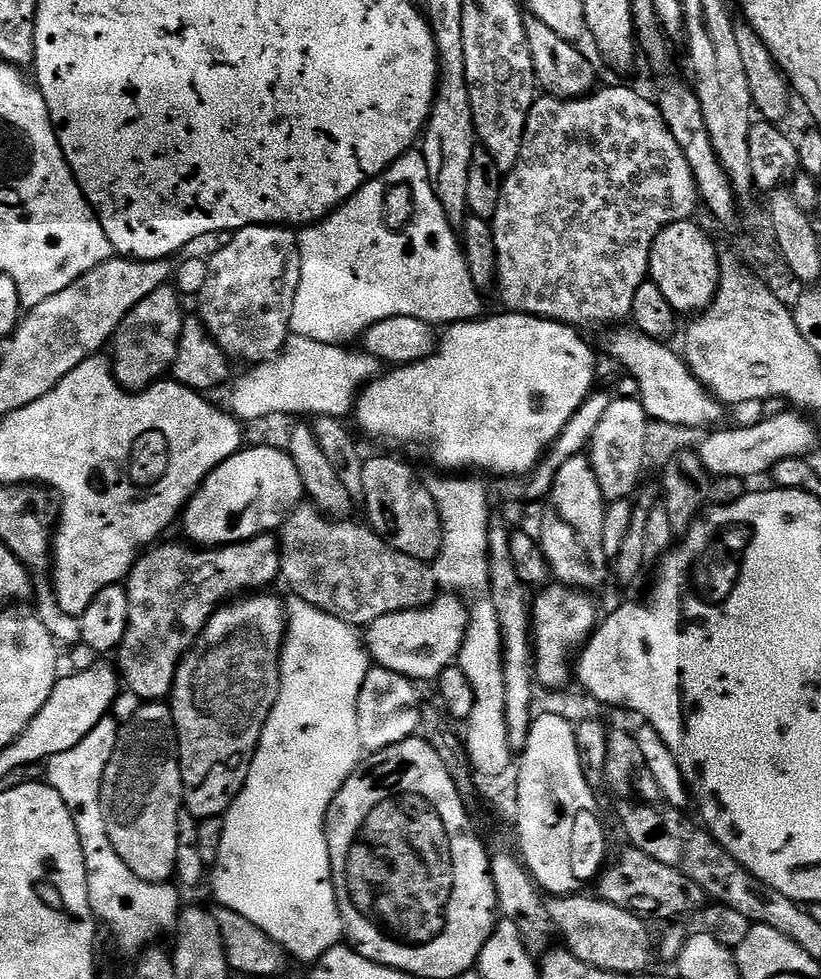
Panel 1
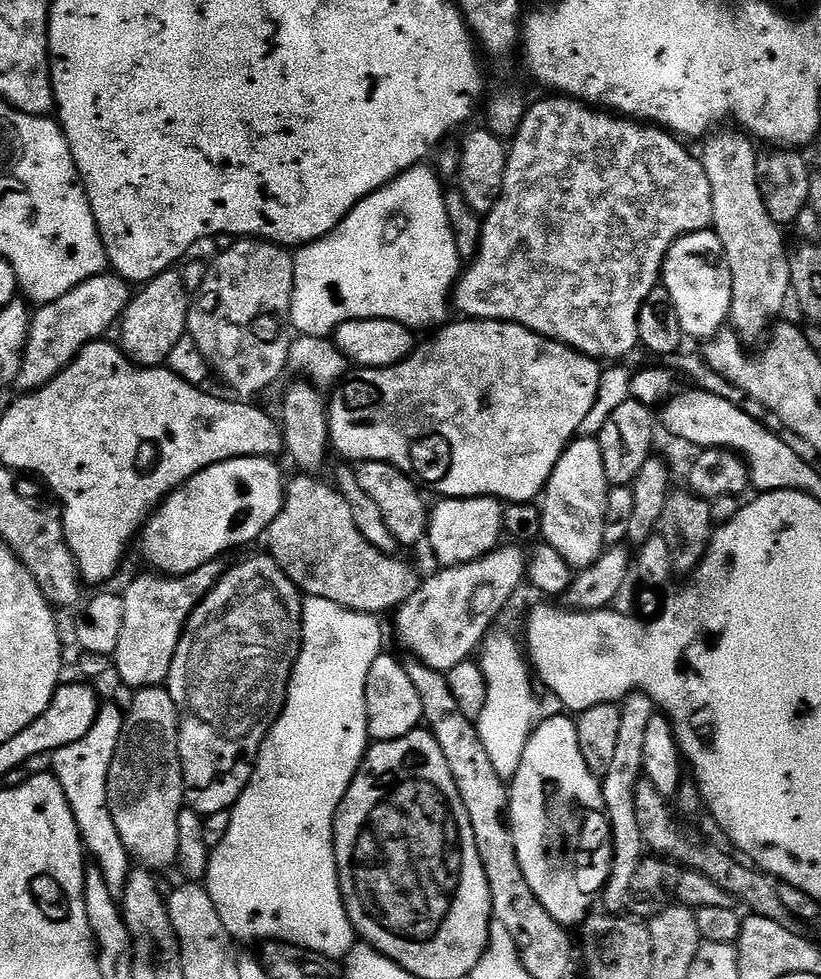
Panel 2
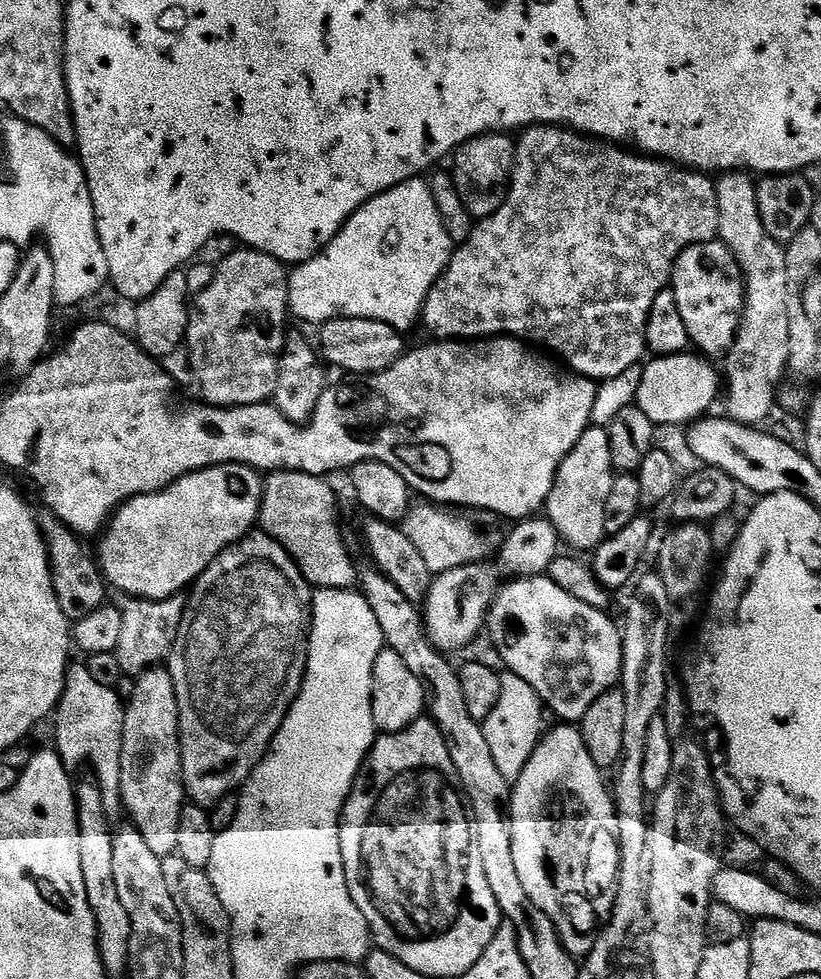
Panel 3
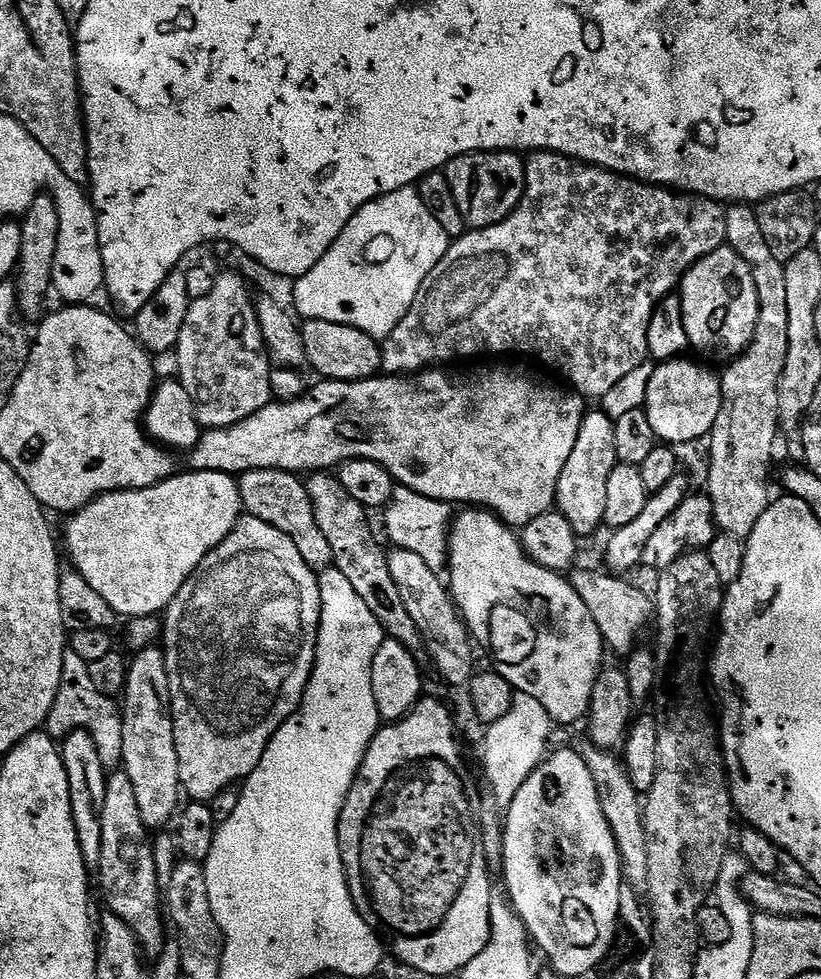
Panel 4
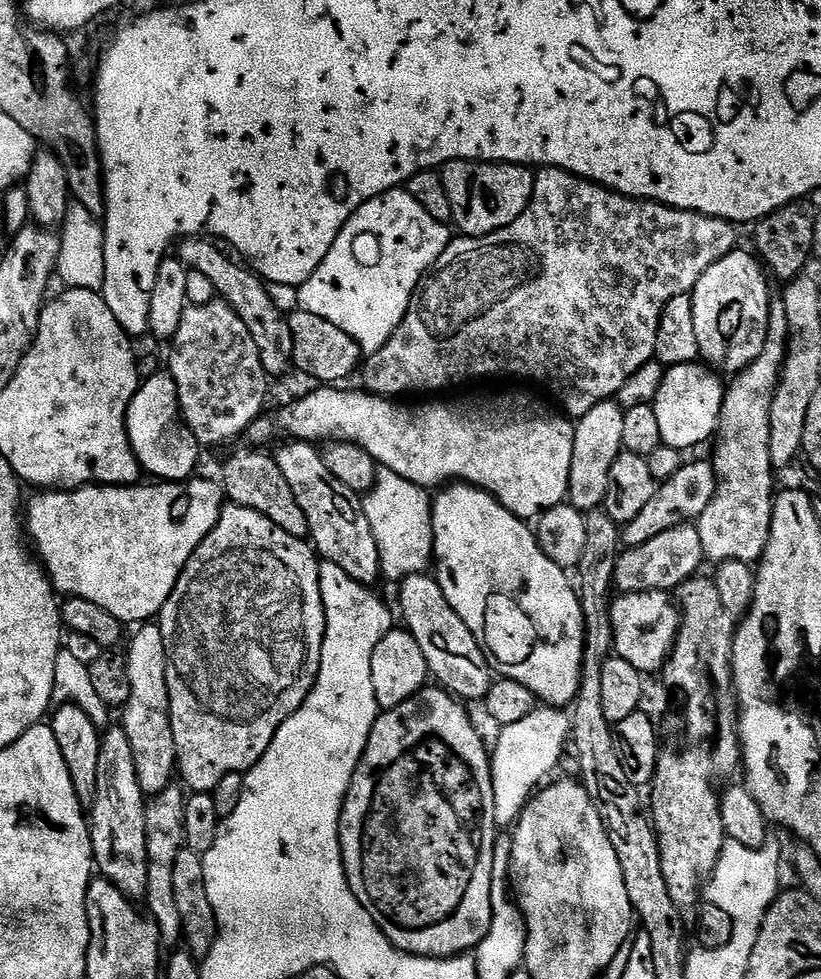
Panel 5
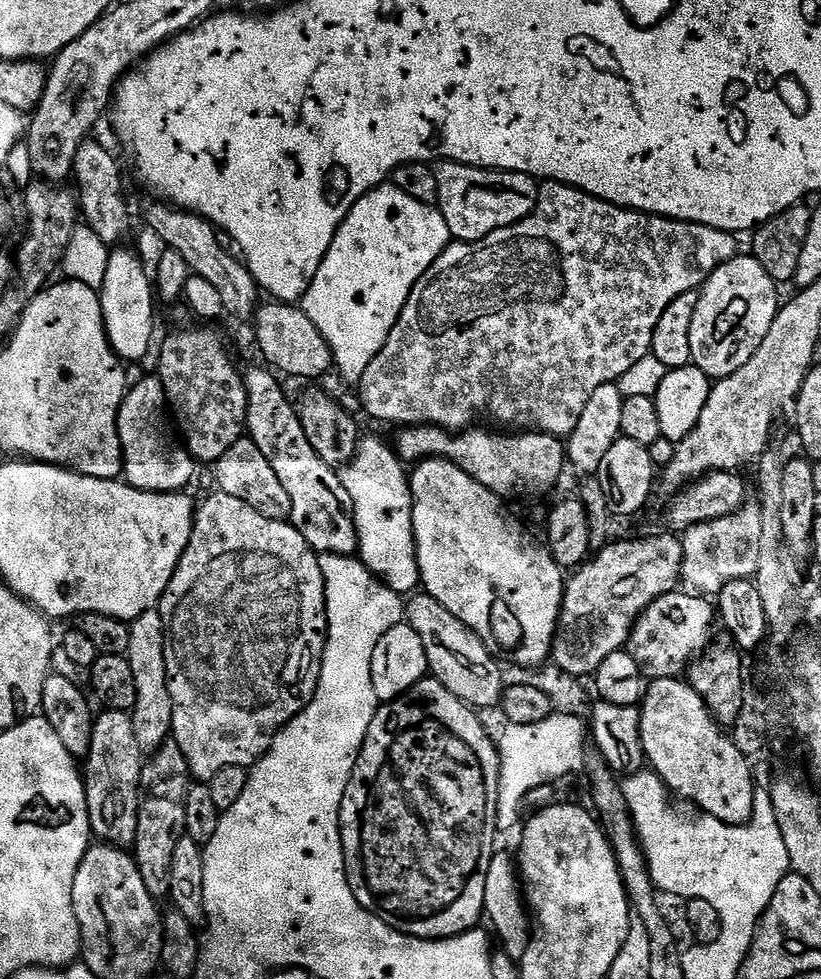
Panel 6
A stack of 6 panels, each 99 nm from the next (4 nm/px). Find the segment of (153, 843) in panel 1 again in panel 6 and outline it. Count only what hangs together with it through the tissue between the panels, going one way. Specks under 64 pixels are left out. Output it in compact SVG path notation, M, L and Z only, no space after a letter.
M159 611L143 612L138 619L131 621L127 658L130 670L134 670L134 686L138 686L138 698L130 713L134 738L138 738L141 753L151 754L172 735L172 703L166 674L164 623Z

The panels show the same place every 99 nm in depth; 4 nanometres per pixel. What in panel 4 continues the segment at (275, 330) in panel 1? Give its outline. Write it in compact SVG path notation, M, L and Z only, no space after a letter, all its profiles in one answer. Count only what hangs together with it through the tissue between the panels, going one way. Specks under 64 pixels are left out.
M219 273L210 294L192 302L188 307L186 322L182 322L182 334L175 351L178 356L178 379L182 386L186 386L186 394L190 394L194 402L201 429L229 428L273 403L272 361L268 358L262 330L258 326L254 295L238 273Z

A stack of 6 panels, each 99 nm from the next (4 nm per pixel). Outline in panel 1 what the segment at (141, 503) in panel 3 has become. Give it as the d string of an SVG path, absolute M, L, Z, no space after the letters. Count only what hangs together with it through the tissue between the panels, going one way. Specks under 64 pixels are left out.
M245 446L230 458L226 458L226 462L218 465L205 478L182 513L182 525L184 524L185 534L189 536L187 539L193 545L209 549L218 548L221 544L237 544L255 536L275 533L304 499L304 483L298 474L298 466L294 464L294 458L287 450L283 447Z

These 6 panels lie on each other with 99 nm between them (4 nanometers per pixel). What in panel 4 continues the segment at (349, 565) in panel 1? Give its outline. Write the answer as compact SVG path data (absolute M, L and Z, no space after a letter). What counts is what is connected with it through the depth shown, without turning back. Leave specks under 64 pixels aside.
M250 470L239 477L238 483L240 503L247 515L257 516L262 522L286 534L298 546L299 553L311 568L323 570L332 564L330 542L326 542L326 538L322 538L322 530L318 530L308 489L299 475L282 470Z

